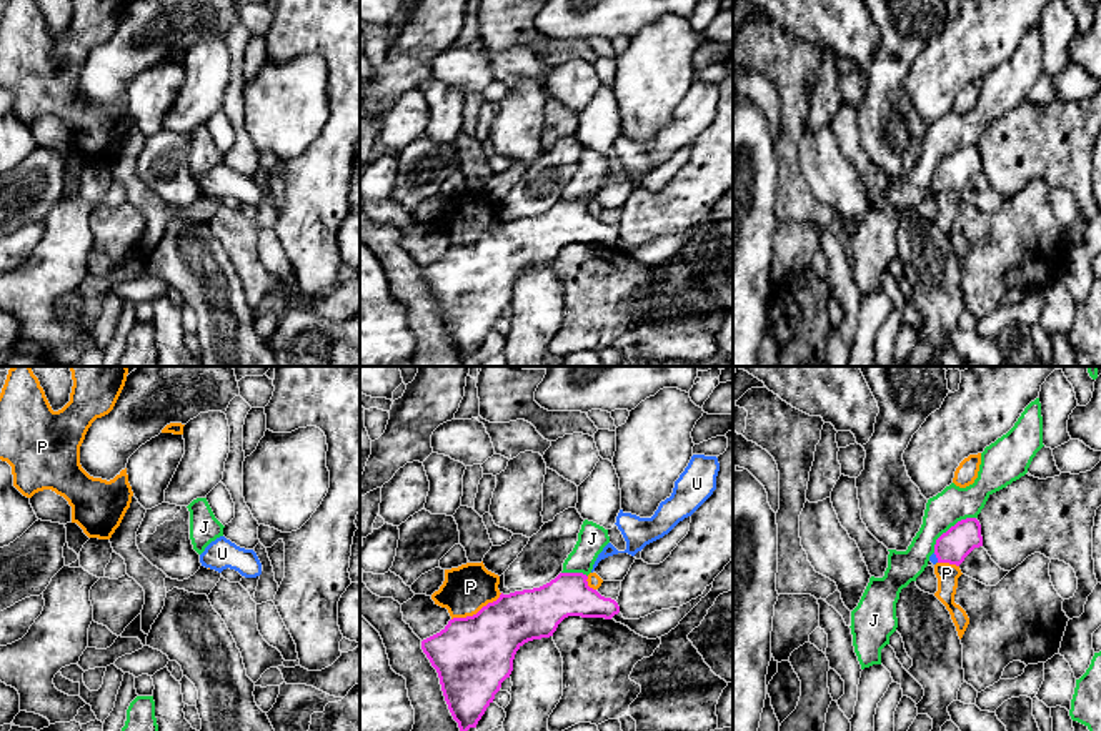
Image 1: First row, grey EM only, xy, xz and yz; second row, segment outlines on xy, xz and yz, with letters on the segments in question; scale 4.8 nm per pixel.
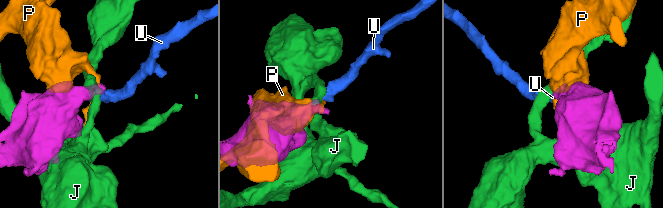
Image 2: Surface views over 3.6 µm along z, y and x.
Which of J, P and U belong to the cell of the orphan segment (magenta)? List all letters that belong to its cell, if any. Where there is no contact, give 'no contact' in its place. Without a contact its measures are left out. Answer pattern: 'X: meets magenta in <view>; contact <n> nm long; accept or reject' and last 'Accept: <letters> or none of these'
J: meets magenta in yz; contact 260 nm long; reject
P: meets magenta in xz; contact 280 nm long; reject
U: meets magenta in yz; contact 50 nm long; accept
Accept: U

